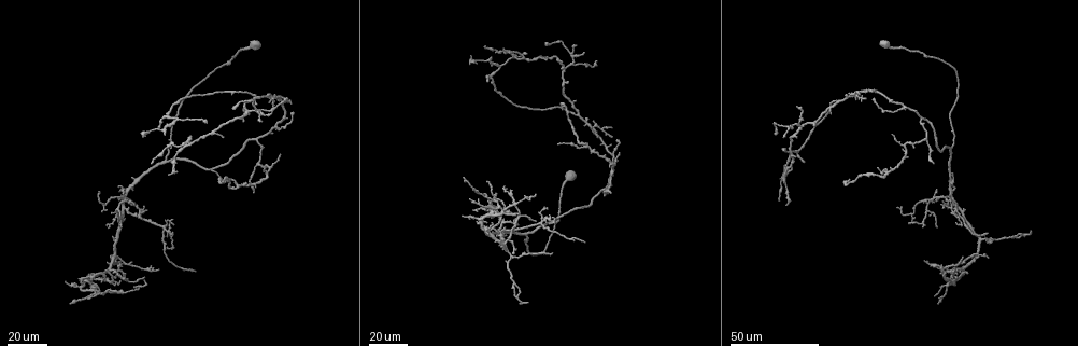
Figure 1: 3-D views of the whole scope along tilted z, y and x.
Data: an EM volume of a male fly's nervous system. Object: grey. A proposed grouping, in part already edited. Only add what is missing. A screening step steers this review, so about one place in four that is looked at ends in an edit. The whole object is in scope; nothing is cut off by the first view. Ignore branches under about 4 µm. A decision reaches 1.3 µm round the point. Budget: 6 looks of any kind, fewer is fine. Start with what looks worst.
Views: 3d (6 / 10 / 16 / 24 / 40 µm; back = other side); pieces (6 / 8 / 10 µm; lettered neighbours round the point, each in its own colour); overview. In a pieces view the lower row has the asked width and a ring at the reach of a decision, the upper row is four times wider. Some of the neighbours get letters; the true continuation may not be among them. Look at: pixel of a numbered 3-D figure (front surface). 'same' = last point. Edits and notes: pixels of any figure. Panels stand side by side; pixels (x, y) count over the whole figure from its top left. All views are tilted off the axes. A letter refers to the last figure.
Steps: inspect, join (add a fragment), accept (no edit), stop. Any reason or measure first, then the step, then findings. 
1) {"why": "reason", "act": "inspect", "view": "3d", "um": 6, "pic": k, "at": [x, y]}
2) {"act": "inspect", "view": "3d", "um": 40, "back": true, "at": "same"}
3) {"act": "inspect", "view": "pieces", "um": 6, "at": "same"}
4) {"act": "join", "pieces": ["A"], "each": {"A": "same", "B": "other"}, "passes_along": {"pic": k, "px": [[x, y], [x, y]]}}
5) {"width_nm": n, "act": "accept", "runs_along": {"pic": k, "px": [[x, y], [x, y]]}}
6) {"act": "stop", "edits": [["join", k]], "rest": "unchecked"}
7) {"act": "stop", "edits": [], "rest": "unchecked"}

{"why": "free end", "act": "inspect", "view": "3d", "um": 24, "pic": 1, "at": [107, 268]}

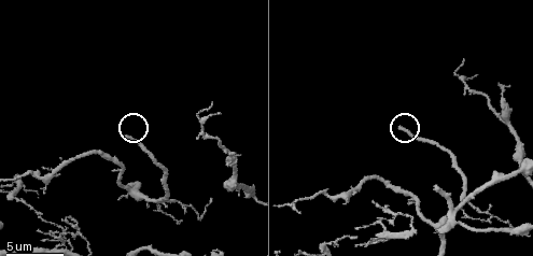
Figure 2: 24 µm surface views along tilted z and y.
{"act": "inspect", "view": "pieces", "um": 10, "pic": 2, "at": [128, 137]}

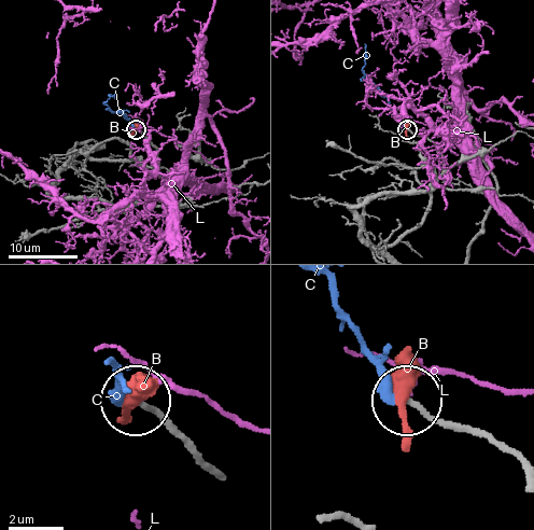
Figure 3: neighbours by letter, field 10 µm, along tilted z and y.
{"act": "accept", "each": {"B": "other", "C": "other", "L": "other"}, "found": "no lettered fragment goes on from it"}

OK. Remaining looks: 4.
{"why": "free end", "act": "inspect", "view": "3d", "um": 24, "pic": 1, "at": [133, 203]}

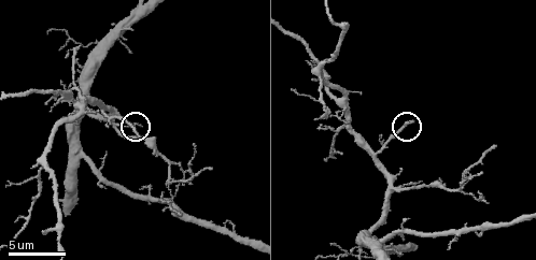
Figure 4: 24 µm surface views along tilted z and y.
{"act": "inspect", "view": "pieces", "um": 6, "pic": 4, "at": [412, 123]}

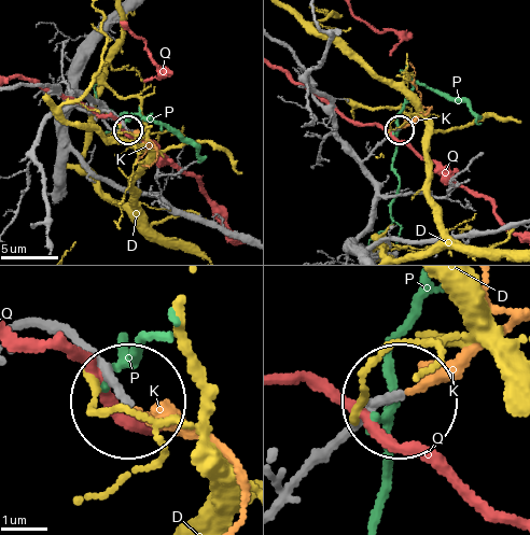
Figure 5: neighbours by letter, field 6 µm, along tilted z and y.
{"width_nm": 150, "act": "join", "pieces": ["K"], "each": {"D": "other", "K": "same", "P": "other", "Q": "other"}, "passes_along": {"pic": 5, "px": [[288, 489], [367, 411], [450, 374], [491, 338], [488, 284]]}, "found": "the neuron continues"}

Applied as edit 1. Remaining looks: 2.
{"act": "inspect", "view": "pieces", "um": 10, "pic": 2, "at": [65, 218]}

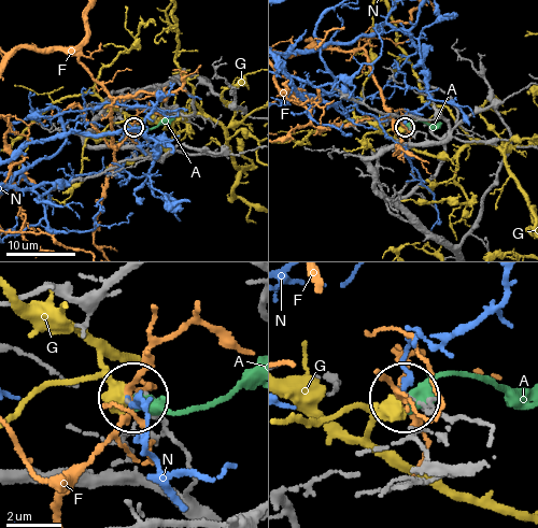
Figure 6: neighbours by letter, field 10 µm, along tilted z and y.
{"act": "accept", "each": {"A": "other", "F": "other", "G": "other", "N": "other"}, "found": "no lettered fragment goes on from it"}

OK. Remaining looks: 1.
{"act": "stop", "edits": [["join", 5]], "rest": "unchecked"}

